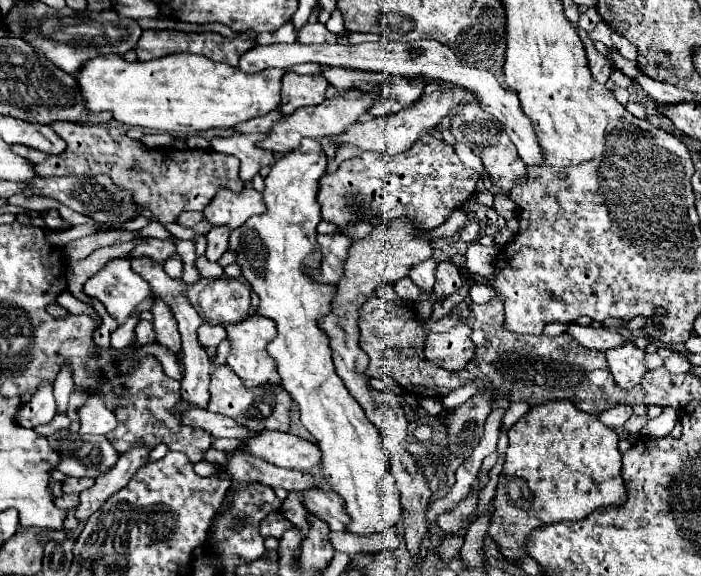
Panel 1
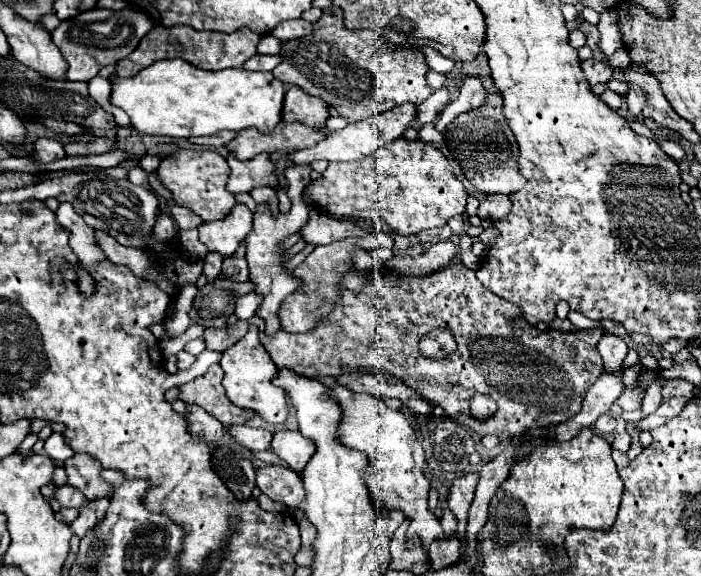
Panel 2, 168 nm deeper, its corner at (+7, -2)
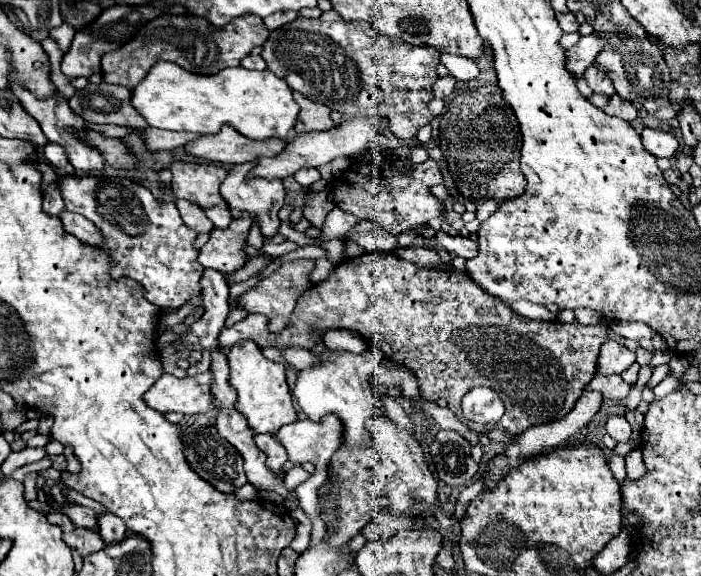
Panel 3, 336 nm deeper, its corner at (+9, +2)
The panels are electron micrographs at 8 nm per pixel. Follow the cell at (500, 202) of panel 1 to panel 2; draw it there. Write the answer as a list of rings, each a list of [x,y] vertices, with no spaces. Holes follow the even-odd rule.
[[[487,195],[481,205],[479,205],[479,217],[481,219],[491,219],[491,221],[497,221],[497,219],[503,219],[511,209],[511,201],[509,197],[505,195]]]

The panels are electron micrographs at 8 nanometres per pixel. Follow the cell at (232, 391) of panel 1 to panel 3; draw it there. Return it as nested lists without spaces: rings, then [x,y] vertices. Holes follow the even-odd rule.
[[[205,371],[193,377],[177,379],[161,375],[145,393],[145,403],[161,413],[179,411],[183,415],[197,415],[215,411],[215,397],[211,395],[213,373]]]

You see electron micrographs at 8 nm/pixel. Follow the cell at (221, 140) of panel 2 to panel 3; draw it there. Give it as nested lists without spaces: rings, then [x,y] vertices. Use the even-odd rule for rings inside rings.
[[[147,127],[143,133],[145,133],[147,147],[153,151],[177,149],[199,137],[199,133],[177,133],[177,131],[165,131],[165,129],[155,129],[155,127]]]

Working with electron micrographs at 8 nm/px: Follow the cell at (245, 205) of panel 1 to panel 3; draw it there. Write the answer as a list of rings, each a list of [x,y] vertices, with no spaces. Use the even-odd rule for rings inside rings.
[[[243,213],[239,219],[233,219],[229,223],[229,227],[225,227],[225,229],[217,229],[215,227],[209,233],[209,241],[199,251],[199,263],[203,267],[211,267],[211,269],[217,269],[221,273],[233,273],[233,271],[241,269],[245,265],[243,247],[245,247],[245,239],[247,239],[249,227],[251,227],[251,215],[247,215],[247,213]]]

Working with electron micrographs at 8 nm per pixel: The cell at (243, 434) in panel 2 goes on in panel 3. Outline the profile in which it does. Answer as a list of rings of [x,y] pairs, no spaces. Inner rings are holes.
[[[257,433],[253,439],[255,439],[257,447],[269,457],[269,459],[267,459],[267,465],[269,465],[277,475],[283,475],[283,473],[281,473],[281,465],[287,461],[287,453],[285,453],[283,445],[277,443],[269,433]]]

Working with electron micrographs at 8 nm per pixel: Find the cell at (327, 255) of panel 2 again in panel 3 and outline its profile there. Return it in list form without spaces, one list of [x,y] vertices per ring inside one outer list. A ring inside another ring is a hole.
[[[295,259],[295,261],[285,261],[275,273],[271,273],[269,277],[261,279],[251,291],[247,291],[241,299],[239,299],[239,307],[249,311],[249,313],[263,313],[269,317],[269,329],[273,333],[281,333],[291,319],[291,313],[297,305],[297,299],[313,287],[309,275],[315,269],[315,261],[313,259]]]

